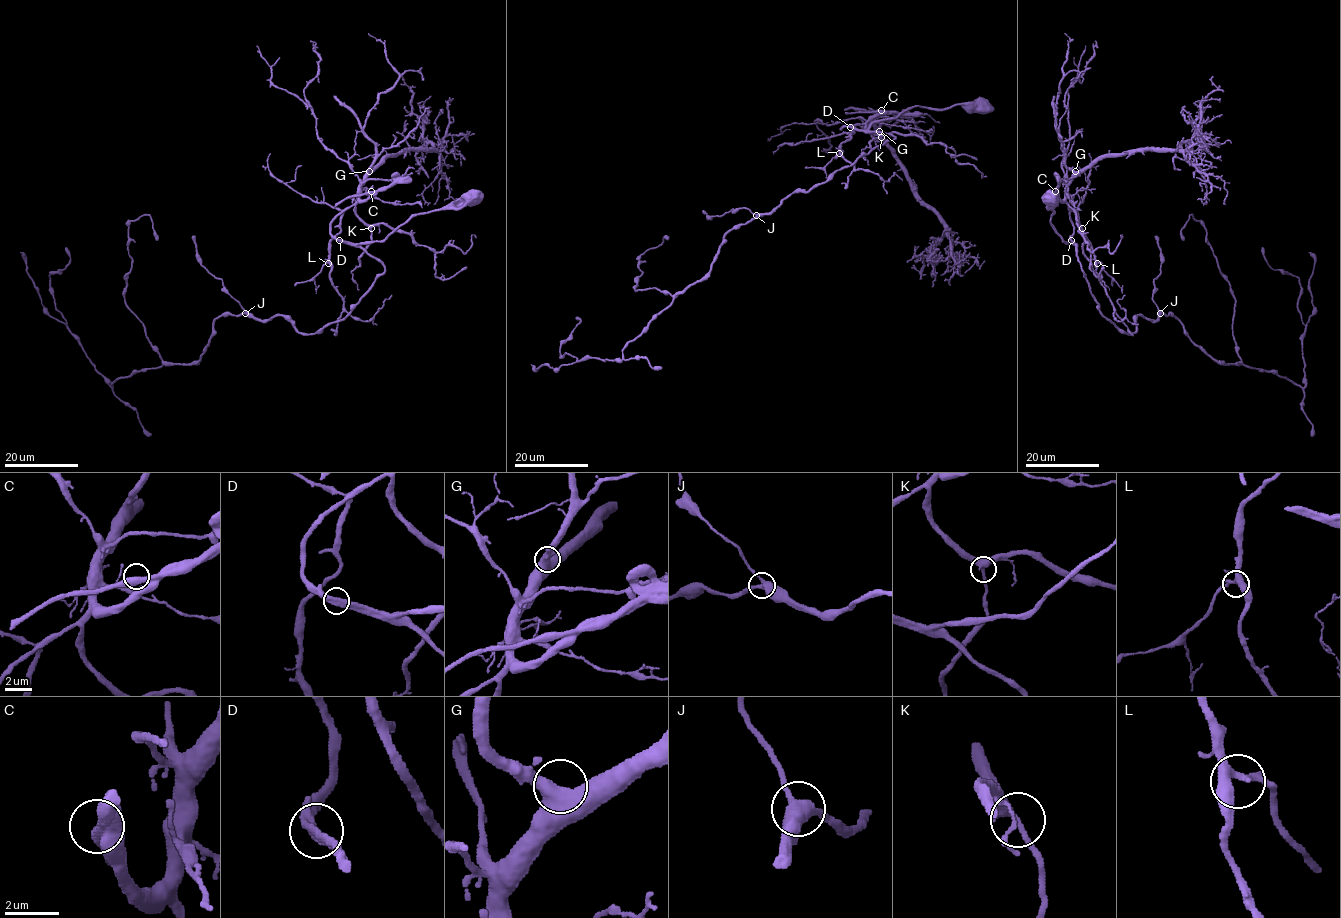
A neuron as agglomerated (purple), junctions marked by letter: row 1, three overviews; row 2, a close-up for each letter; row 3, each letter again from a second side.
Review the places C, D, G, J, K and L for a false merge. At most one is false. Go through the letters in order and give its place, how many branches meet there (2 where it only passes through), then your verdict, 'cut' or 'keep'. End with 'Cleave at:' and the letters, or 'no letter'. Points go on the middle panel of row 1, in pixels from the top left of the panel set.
C: place (881, 110); branches 2; keep
D: place (850, 127); branches 2; cut
G: place (879, 131); branches 2; keep
J: place (756, 215); branches 3; keep
K: place (881, 137); branches 3; keep
L: place (839, 153); branches 3; keep
Cleave at: D

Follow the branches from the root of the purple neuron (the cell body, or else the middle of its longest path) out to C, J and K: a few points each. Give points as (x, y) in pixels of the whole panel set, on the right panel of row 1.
C: (1052, 197), (1050, 222), (1065, 243), (1074, 243), (1069, 206), (1055, 191)
J: (1052, 197), (1050, 222), (1075, 245), (1098, 310), (1127, 334), (1136, 330), (1138, 315), (1156, 320), (1160, 313)
K: (1052, 197), (1050, 222), (1062, 240), (1074, 243), (1069, 206), (1082, 228)

